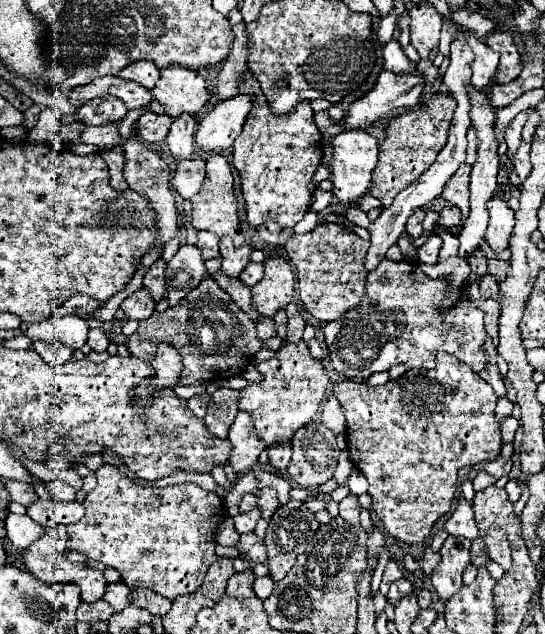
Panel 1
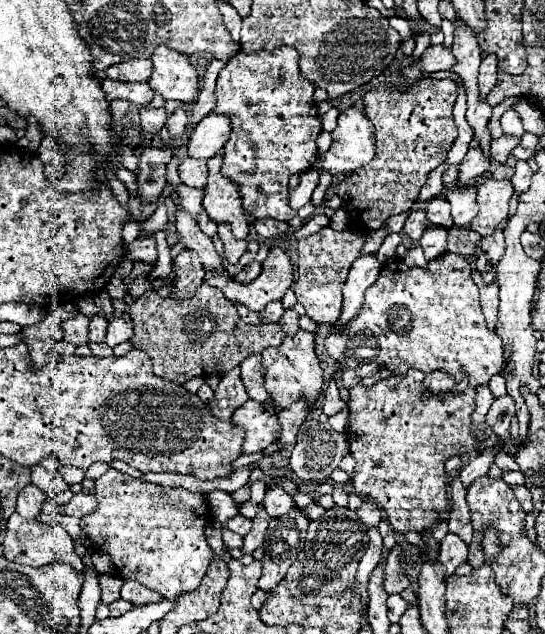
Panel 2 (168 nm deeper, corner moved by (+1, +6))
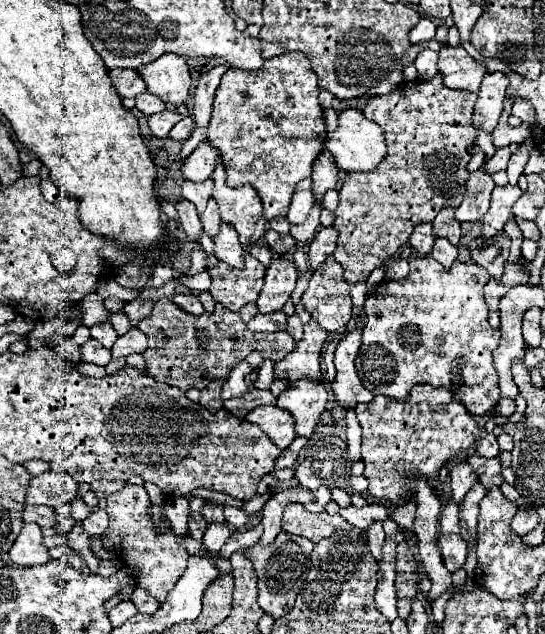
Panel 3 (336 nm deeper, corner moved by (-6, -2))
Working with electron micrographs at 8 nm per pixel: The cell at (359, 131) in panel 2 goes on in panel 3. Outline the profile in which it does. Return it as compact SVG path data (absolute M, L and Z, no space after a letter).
M343 110L339 112L339 126L335 132L327 134L325 148L335 156L337 166L345 172L369 172L375 170L377 164L385 156L385 140L383 140L383 130L367 120L359 110Z

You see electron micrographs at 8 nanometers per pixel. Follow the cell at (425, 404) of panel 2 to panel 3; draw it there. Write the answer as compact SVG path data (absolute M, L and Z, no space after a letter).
M419 384L411 390L405 402L395 402L387 396L375 396L369 404L355 408L363 430L361 458L365 462L365 478L369 480L369 494L383 502L405 502L413 496L413 476L421 474L429 486L437 488L437 472L451 458L465 454L477 442L477 422L465 406L453 400L445 388Z

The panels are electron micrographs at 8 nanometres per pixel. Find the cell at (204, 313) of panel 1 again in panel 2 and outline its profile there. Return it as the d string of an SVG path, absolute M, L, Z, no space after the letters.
M206 280L192 298L182 302L162 298L156 290L148 290L130 306L130 318L134 322L132 348L144 350L154 362L154 374L174 384L184 384L194 376L226 374L250 354L262 354L266 348L282 344L284 336L280 324L248 326L238 316L236 304L226 300L222 290L210 286Z

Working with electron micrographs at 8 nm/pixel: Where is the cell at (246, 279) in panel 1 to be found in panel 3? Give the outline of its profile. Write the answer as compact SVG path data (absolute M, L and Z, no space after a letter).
M249 252L243 254L243 268L233 268L223 262L207 270L211 276L209 292L229 310L239 310L247 302L255 302L263 288L265 266Z

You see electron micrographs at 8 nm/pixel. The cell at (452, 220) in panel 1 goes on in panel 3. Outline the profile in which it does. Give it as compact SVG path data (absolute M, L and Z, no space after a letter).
M443 208L437 218L433 220L433 232L439 238L447 238L451 244L457 246L459 242L459 220L451 208Z

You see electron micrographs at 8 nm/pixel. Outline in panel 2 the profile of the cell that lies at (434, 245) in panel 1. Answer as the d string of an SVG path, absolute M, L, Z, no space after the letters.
M428 226L426 232L424 232L424 236L420 238L420 246L424 250L426 260L438 258L440 254L446 252L446 230L444 228Z

